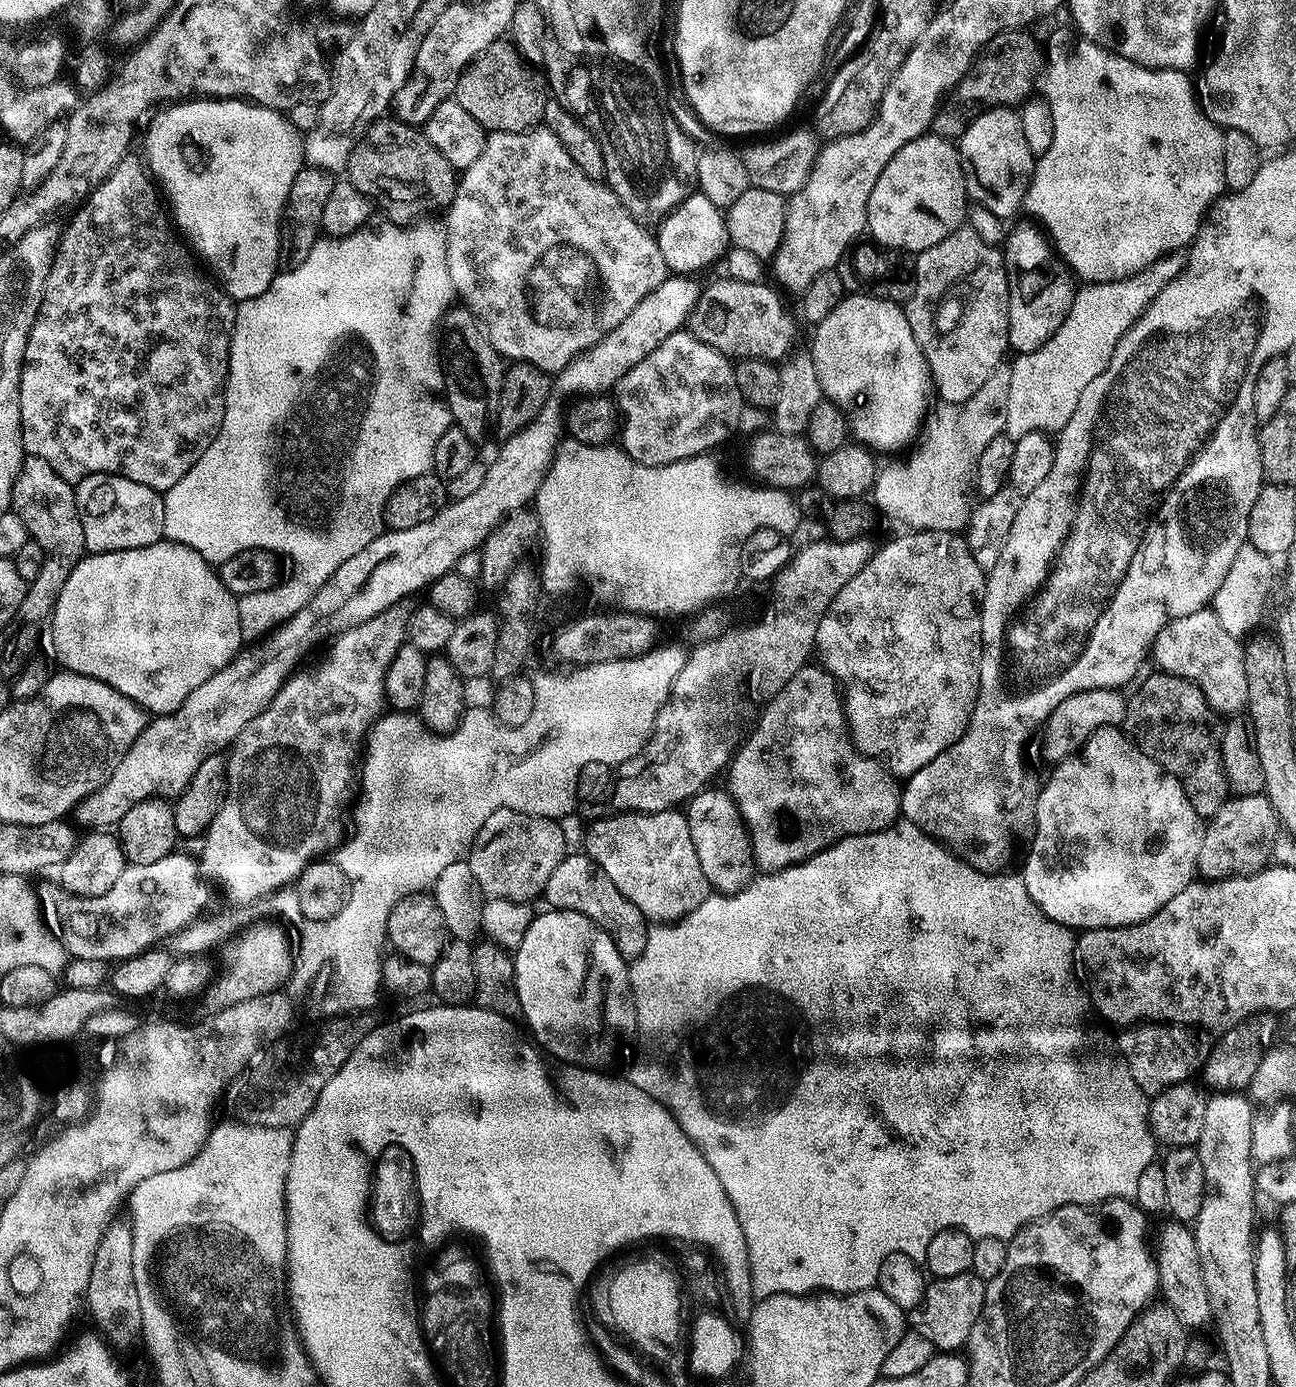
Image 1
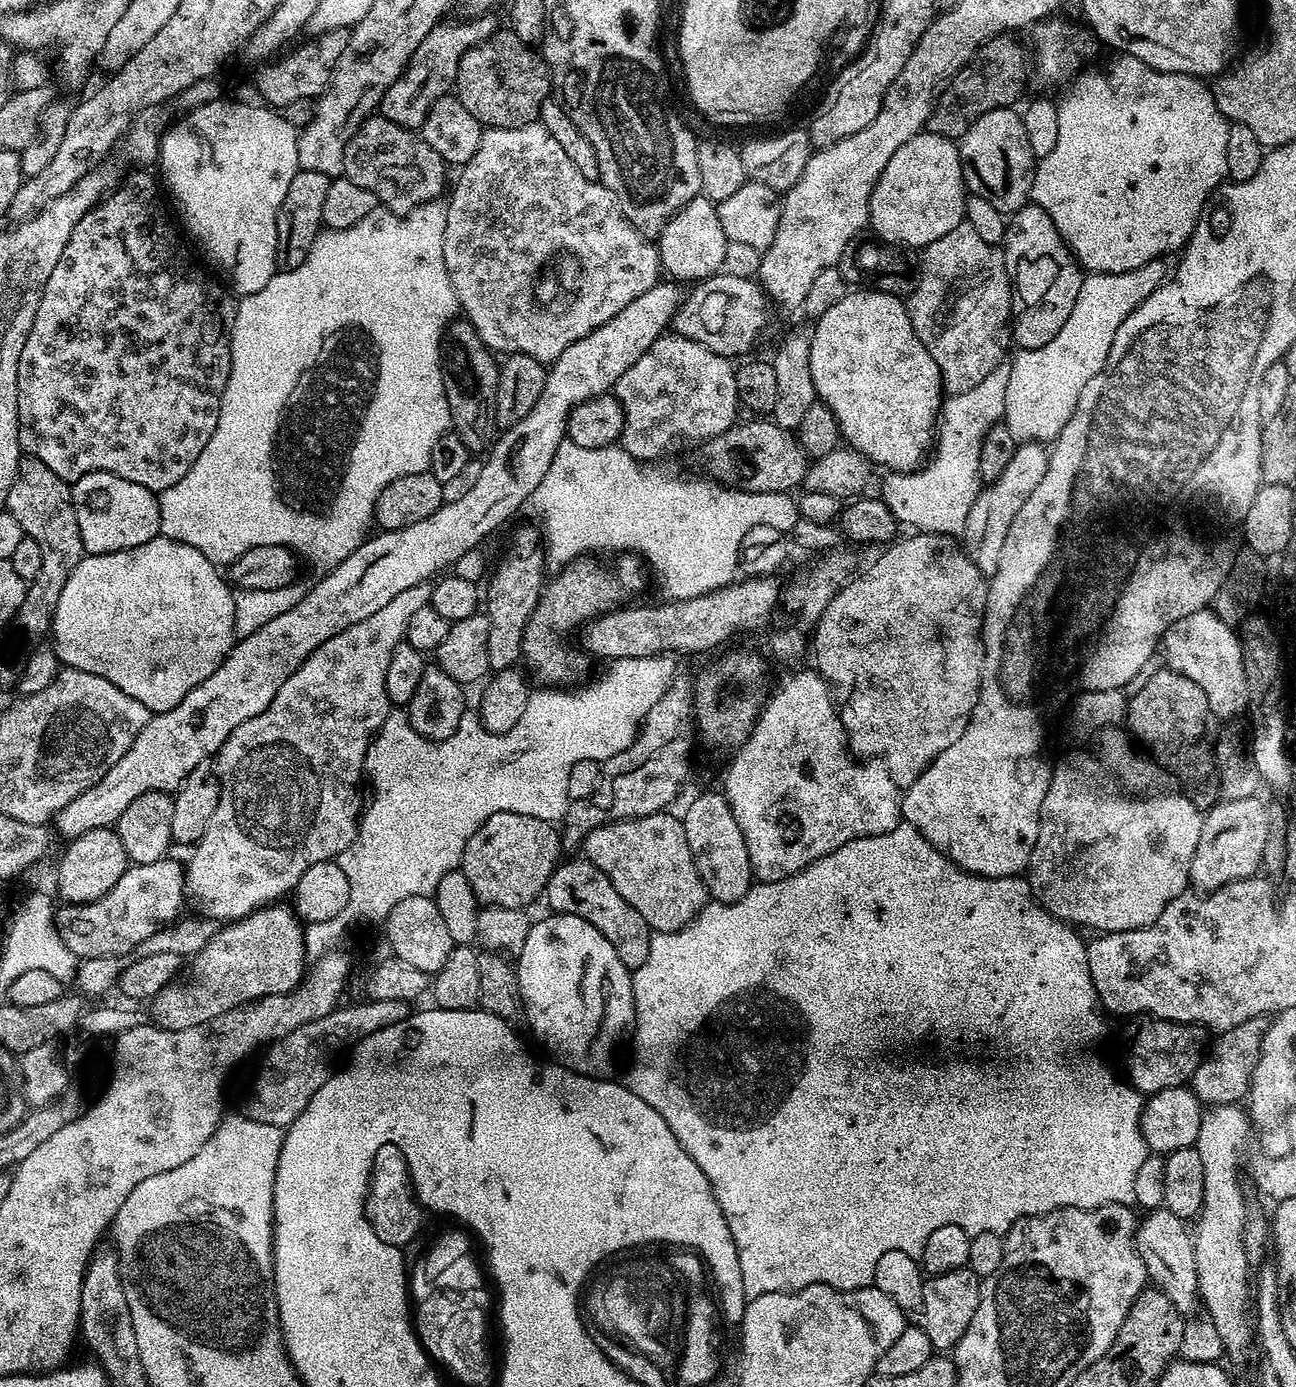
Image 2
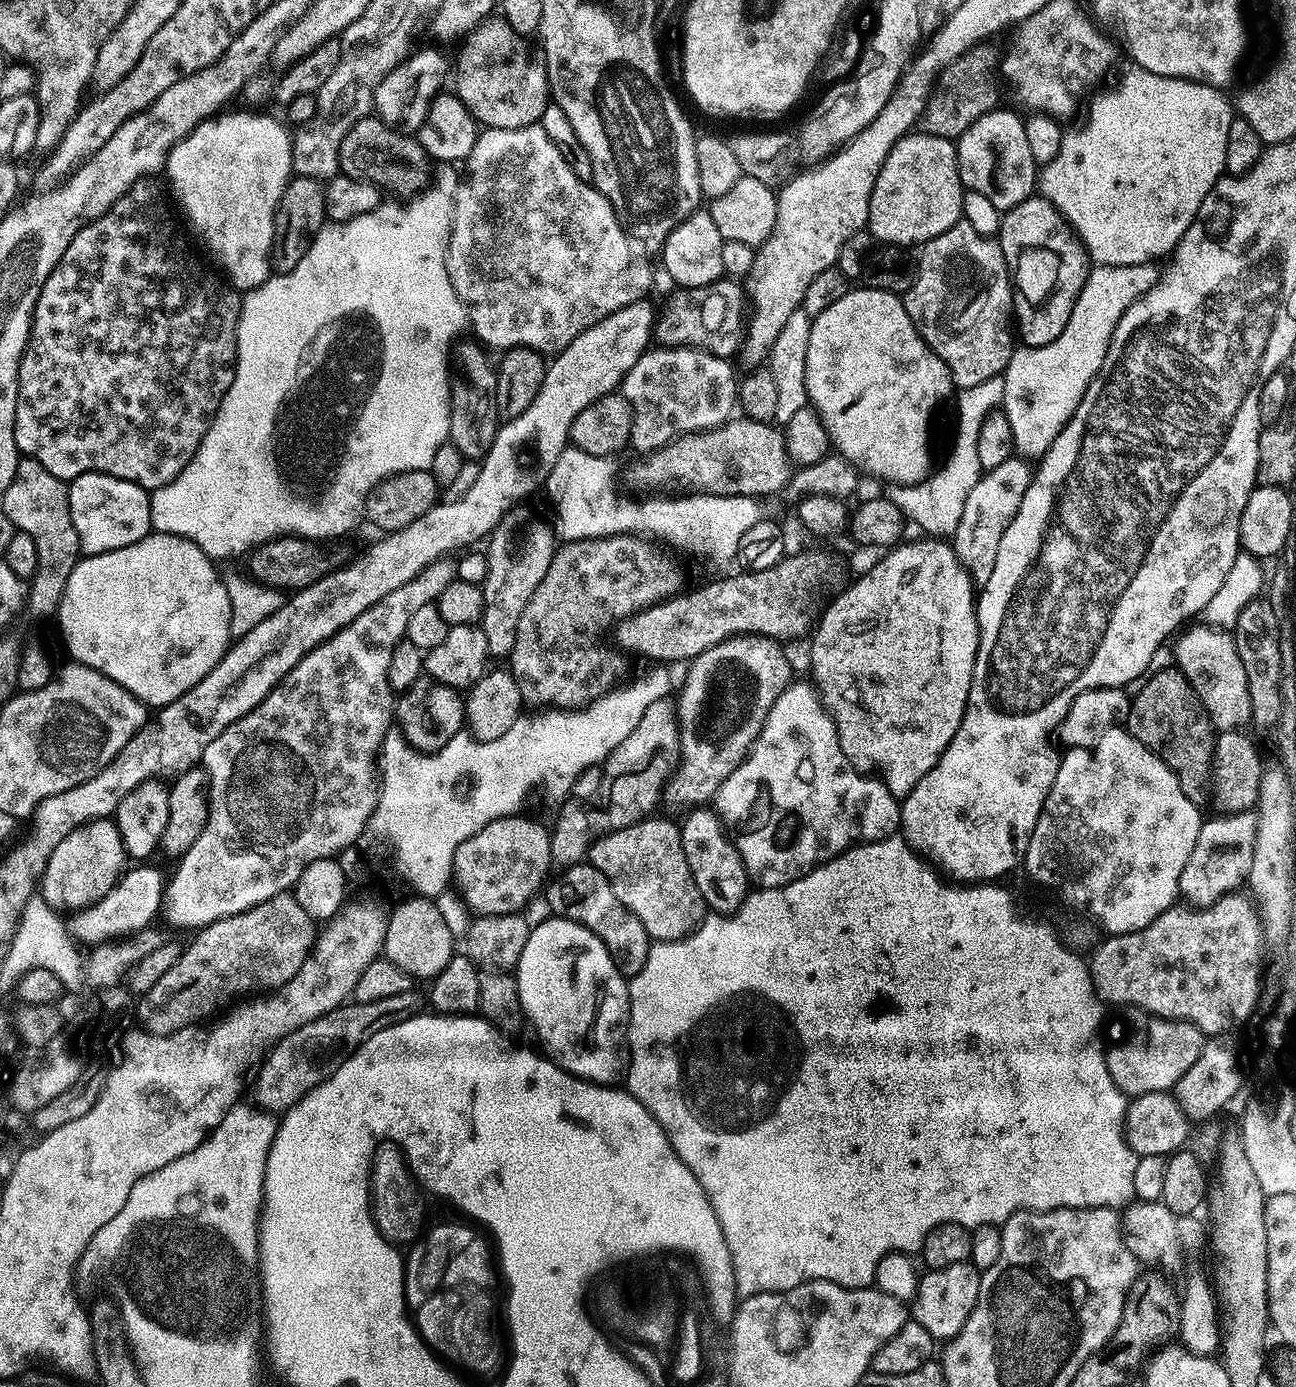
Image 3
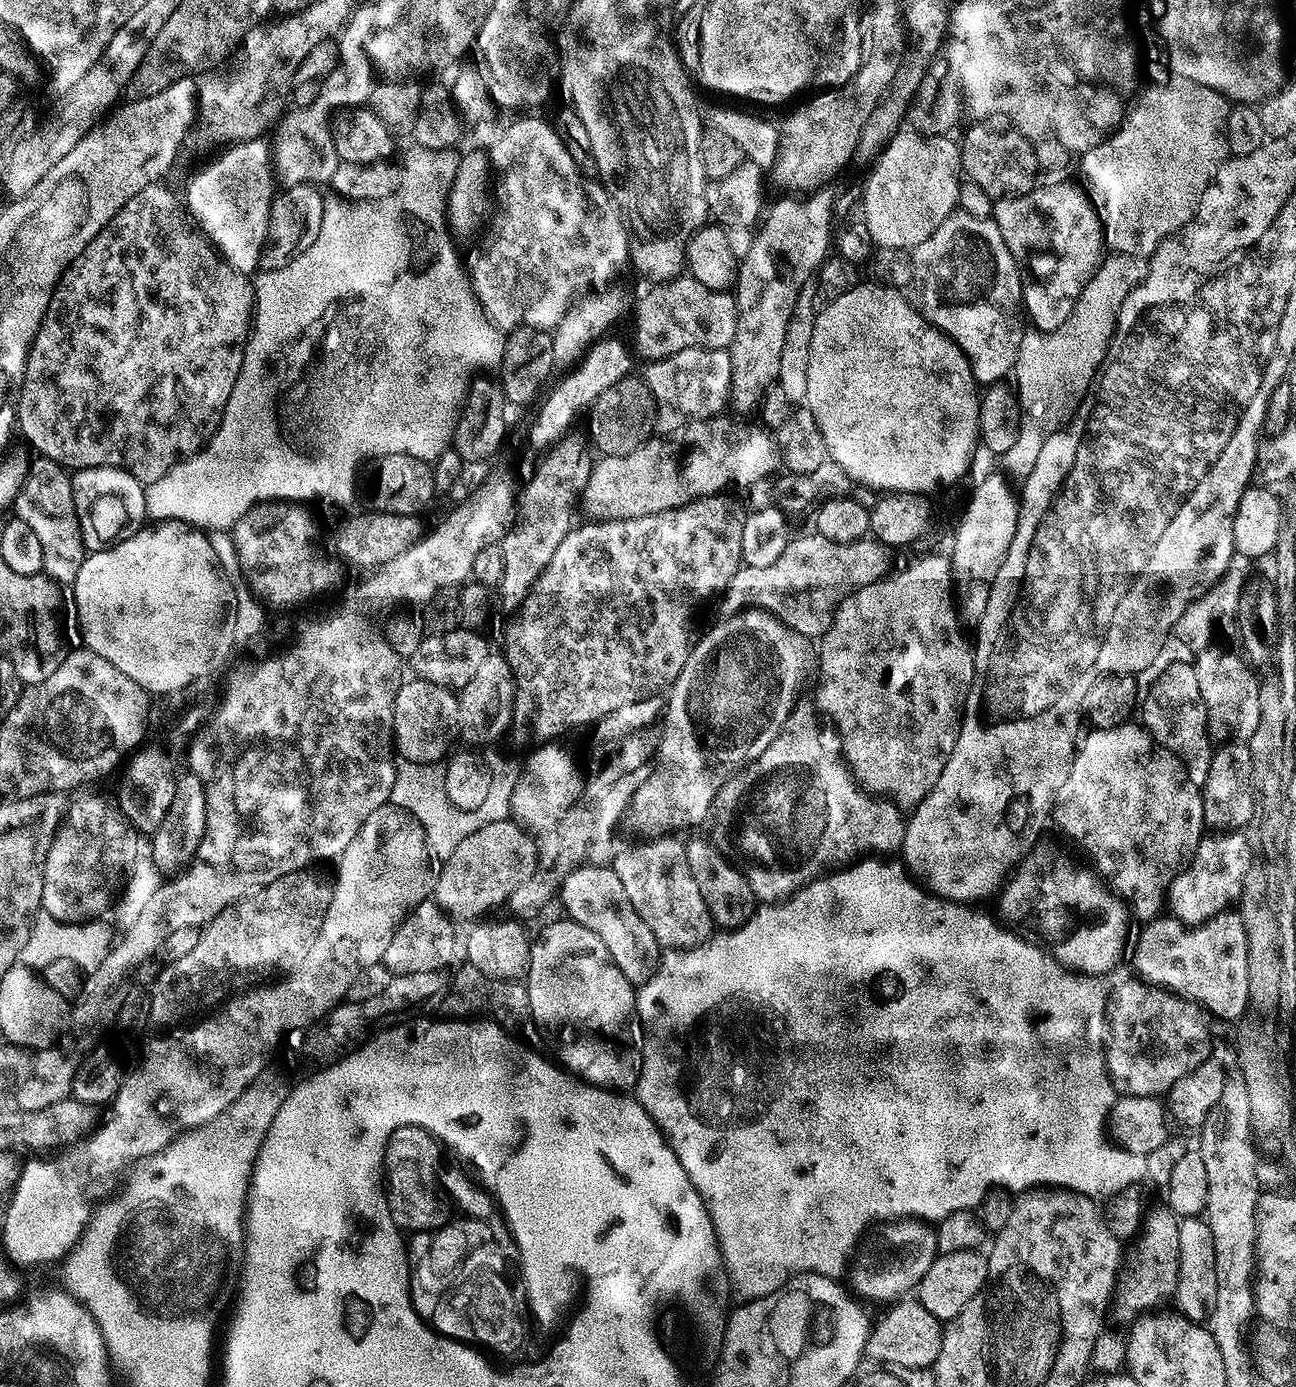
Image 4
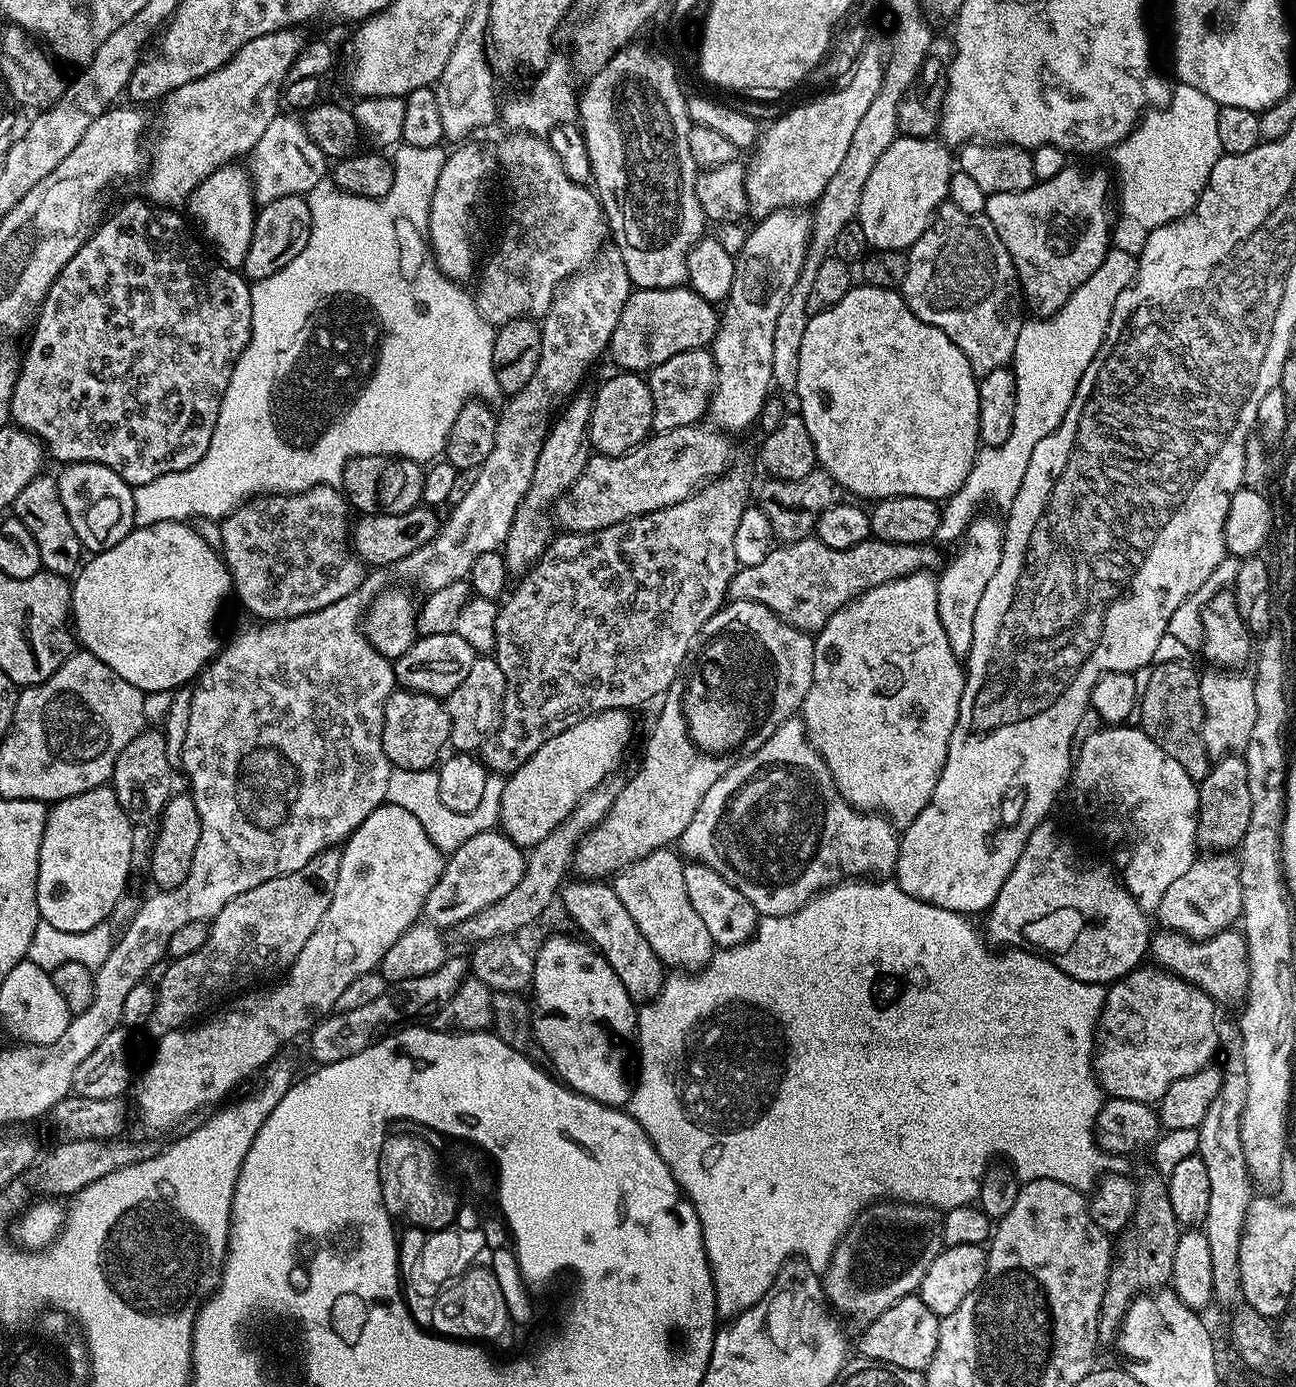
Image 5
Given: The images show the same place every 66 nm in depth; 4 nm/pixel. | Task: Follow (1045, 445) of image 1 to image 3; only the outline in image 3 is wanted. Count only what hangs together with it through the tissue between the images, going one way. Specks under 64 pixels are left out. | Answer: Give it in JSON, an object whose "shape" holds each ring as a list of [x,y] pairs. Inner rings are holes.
{"shape":[[[1013,458],[1002,462],[1002,466],[987,469],[966,500],[965,510],[962,511],[961,520],[950,543],[962,566],[971,576],[973,585],[983,586],[990,582],[990,573],[998,558],[998,542],[1002,542],[1006,526],[1010,526],[1010,522],[1018,514],[1018,506],[1022,506],[1022,498],[1032,481],[1033,469],[1030,464],[1028,468],[1028,464],[1027,459]]]}

